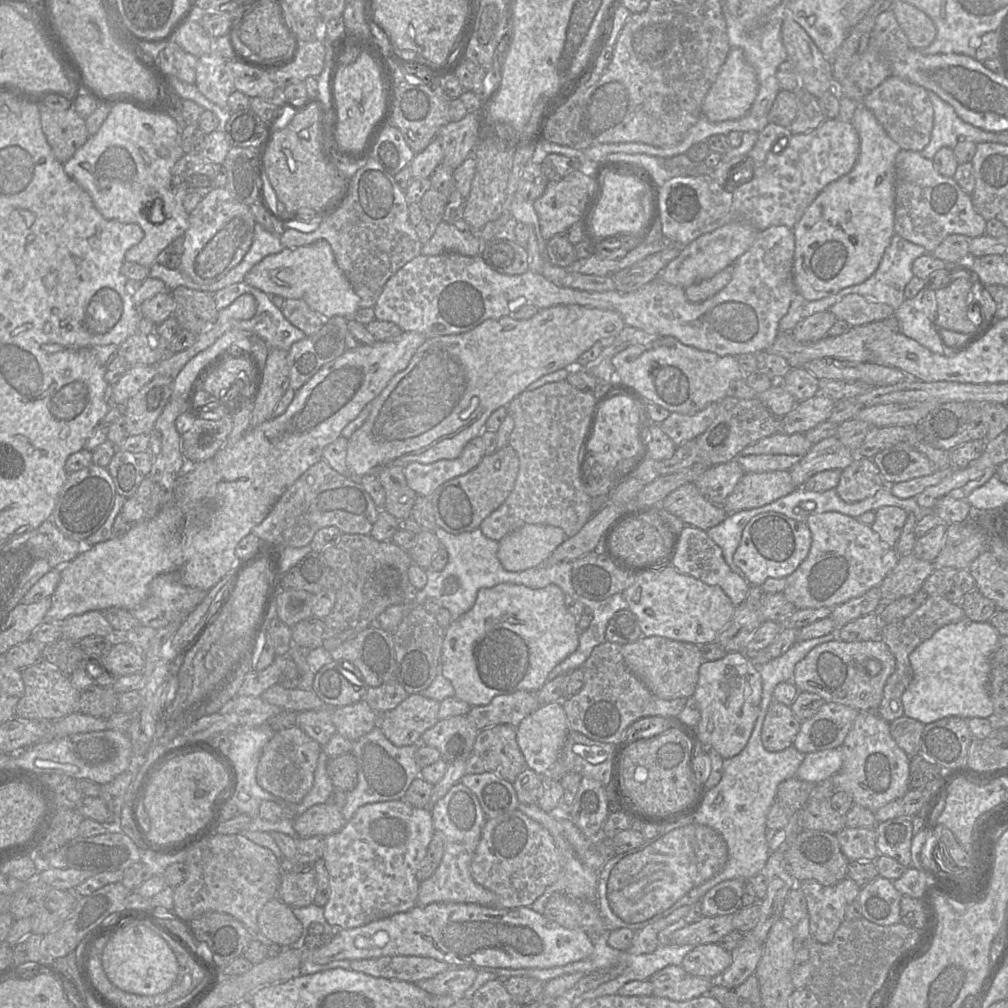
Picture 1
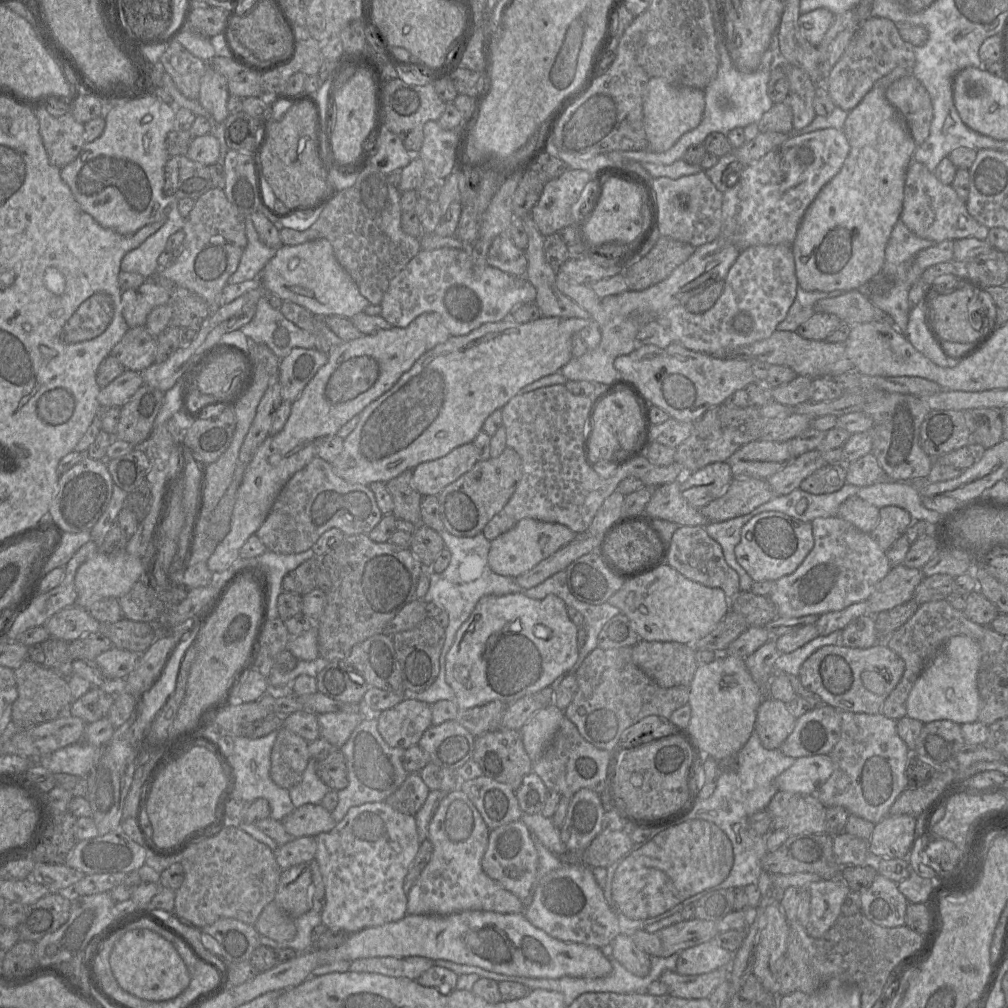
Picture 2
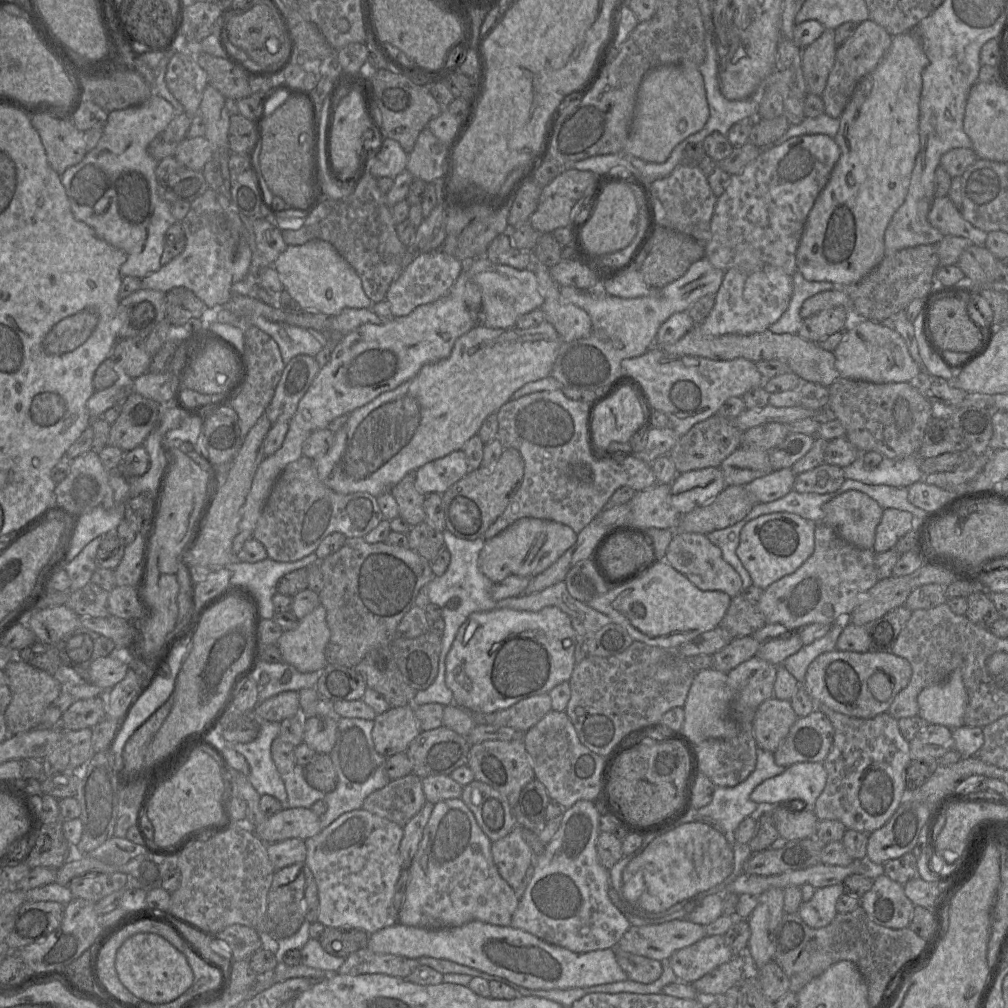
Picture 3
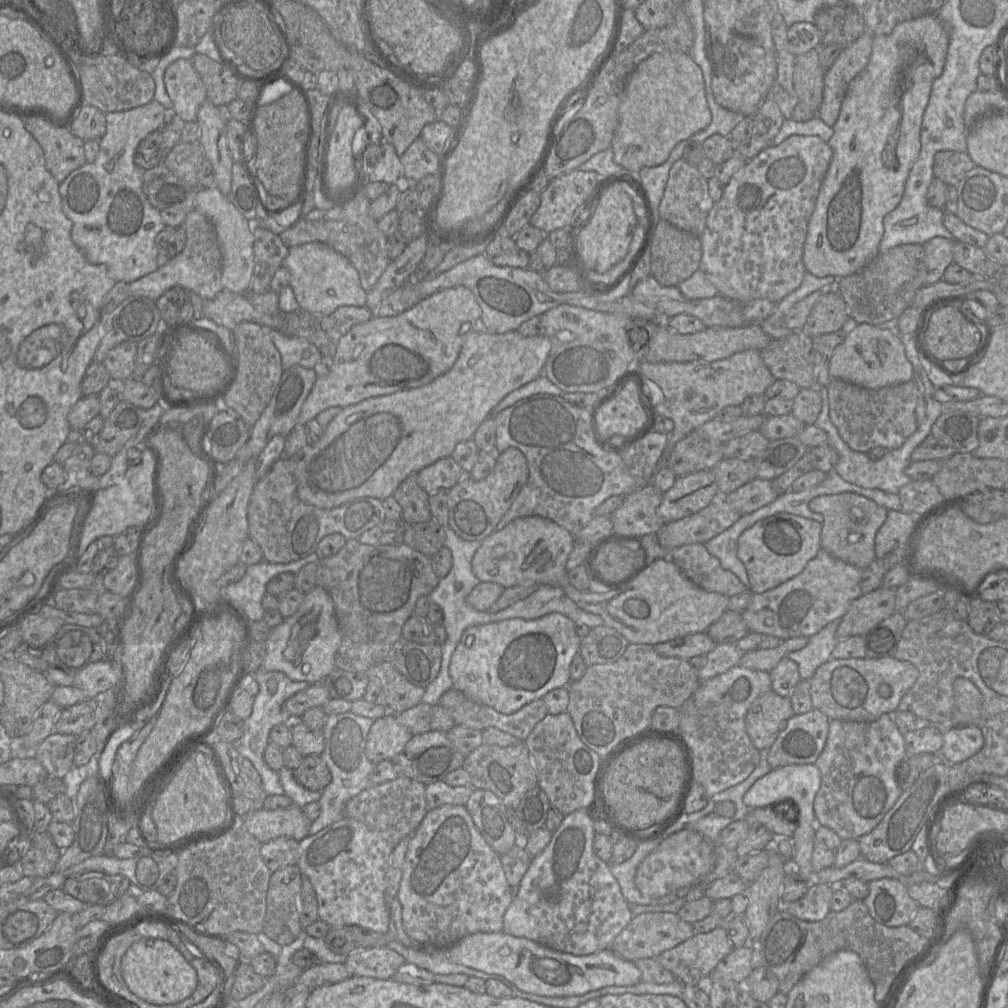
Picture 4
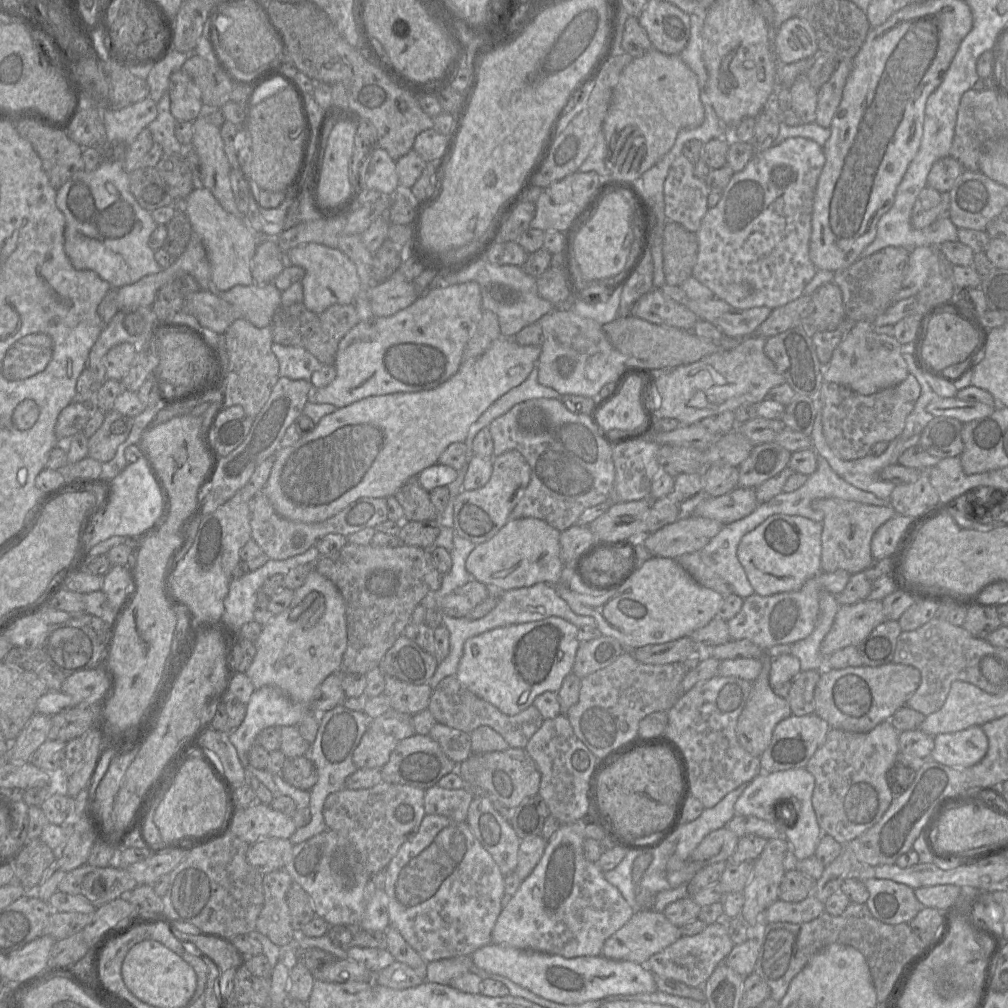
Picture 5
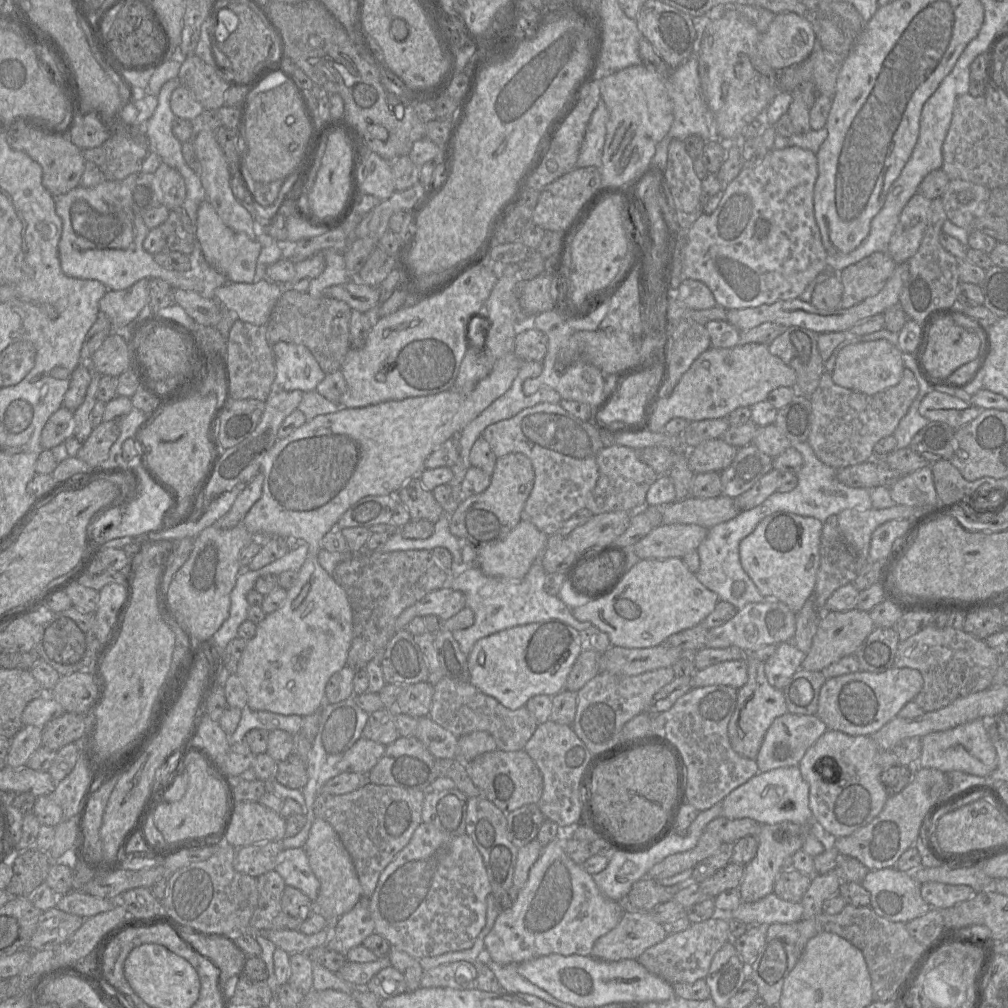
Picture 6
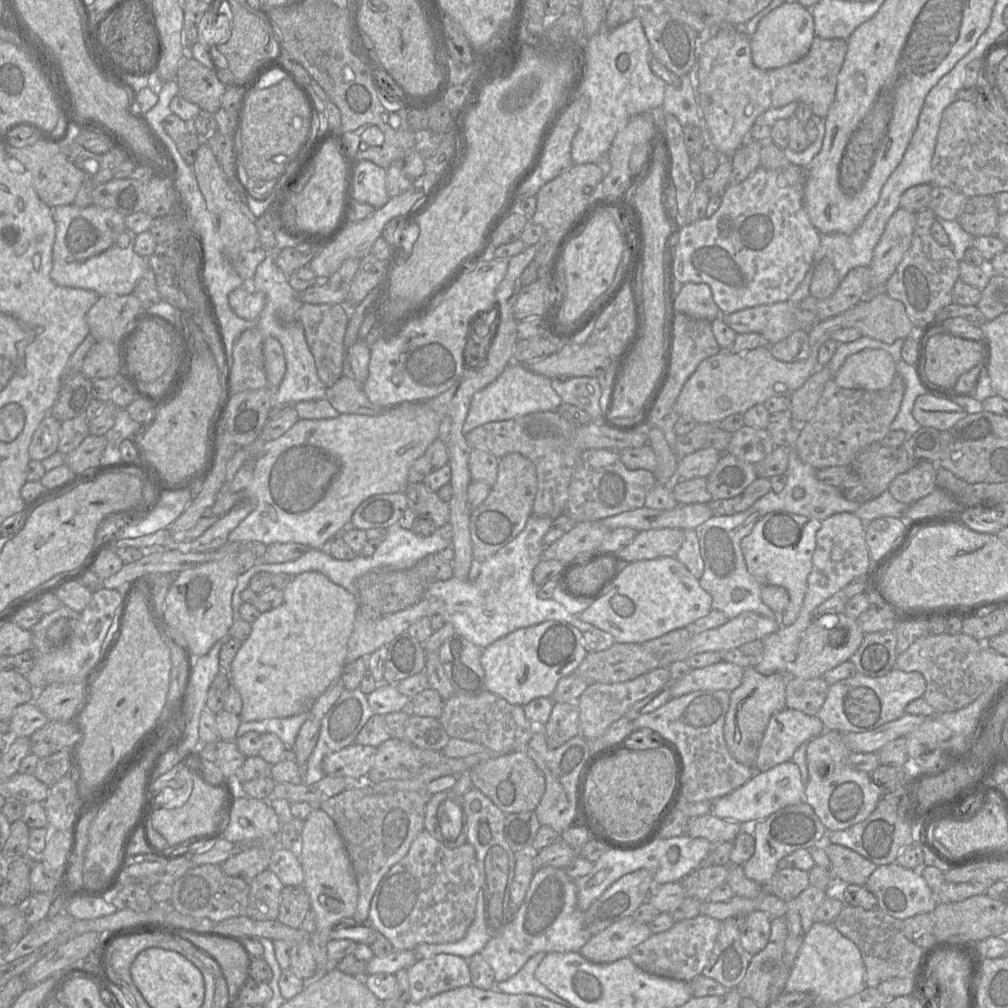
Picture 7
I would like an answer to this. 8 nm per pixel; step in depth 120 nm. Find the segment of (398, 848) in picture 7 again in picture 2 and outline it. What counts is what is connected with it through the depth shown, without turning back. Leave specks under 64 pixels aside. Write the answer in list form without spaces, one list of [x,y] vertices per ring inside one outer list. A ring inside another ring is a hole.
[[[410,773],[385,802],[399,812],[414,816],[424,805],[429,792],[419,773]]]

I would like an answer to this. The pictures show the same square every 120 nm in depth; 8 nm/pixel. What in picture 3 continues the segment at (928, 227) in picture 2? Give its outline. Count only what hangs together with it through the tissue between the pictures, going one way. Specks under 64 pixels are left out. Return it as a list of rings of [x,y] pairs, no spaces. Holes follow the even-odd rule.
[[[948,195],[935,197],[928,220],[944,236],[965,237],[976,246],[986,244],[988,233],[967,221]]]

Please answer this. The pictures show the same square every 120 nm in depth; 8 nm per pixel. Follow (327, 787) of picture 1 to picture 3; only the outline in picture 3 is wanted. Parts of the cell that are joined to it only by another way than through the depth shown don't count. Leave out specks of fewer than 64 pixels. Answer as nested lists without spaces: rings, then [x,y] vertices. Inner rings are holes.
[[[296,765],[292,771],[281,777],[285,784],[290,808],[310,808],[316,801],[324,799],[326,795],[307,783],[303,766]]]

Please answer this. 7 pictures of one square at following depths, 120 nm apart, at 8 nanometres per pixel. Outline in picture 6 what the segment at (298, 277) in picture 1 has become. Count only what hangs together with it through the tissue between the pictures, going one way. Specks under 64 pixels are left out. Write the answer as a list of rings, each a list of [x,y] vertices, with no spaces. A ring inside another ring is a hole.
[[[320,251],[325,259],[325,269],[317,277],[310,280],[308,294],[312,297],[326,297],[323,292],[326,288],[343,284],[353,280],[346,270],[342,251]]]

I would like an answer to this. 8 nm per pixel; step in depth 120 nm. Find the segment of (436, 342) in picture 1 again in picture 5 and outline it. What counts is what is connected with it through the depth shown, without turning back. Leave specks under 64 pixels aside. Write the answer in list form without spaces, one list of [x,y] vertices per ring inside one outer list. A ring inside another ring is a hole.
[[[500,337],[499,339],[495,340],[494,343],[489,347],[487,351],[485,351],[481,356],[477,357],[476,359],[468,359],[463,361],[463,354],[462,354],[462,363],[458,369],[458,371],[447,381],[439,385],[438,387],[431,389],[431,390],[425,390],[425,391],[419,391],[419,392],[397,392],[393,394],[386,394],[386,395],[380,395],[380,396],[370,396],[364,399],[361,399],[359,401],[356,401],[348,406],[338,408],[333,413],[330,413],[328,415],[325,415],[321,418],[321,420],[316,424],[315,428],[305,436],[303,436],[299,441],[297,441],[295,444],[279,449],[277,453],[274,455],[275,461],[270,473],[270,476],[268,478],[268,481],[266,482],[265,486],[262,488],[262,491],[265,493],[265,495],[268,497],[272,507],[278,513],[280,516],[284,517],[285,519],[288,519],[290,521],[294,522],[303,522],[303,523],[319,523],[327,520],[328,518],[336,515],[340,511],[342,511],[344,508],[346,508],[348,505],[353,503],[354,501],[360,499],[360,498],[388,498],[390,496],[395,496],[395,493],[398,491],[398,489],[411,477],[417,477],[424,469],[438,463],[438,459],[440,455],[445,451],[445,449],[452,443],[456,442],[464,442],[470,426],[478,420],[478,418],[501,396],[503,396],[505,393],[507,393],[509,390],[511,390],[514,387],[519,386],[522,382],[524,382],[531,371],[533,370],[534,366],[536,366],[536,362],[538,361],[538,358],[541,353],[541,346],[522,346],[518,344],[516,341],[514,341],[513,338],[506,338],[506,337]]]

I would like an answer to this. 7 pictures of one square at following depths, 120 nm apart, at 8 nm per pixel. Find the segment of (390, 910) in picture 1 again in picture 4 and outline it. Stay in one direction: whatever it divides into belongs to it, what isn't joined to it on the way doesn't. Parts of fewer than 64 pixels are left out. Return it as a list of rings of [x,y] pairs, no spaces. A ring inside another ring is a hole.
[[[344,817],[341,820],[323,828],[313,835],[308,835],[299,841],[300,845],[300,858],[297,863],[301,873],[307,876],[314,887],[317,903],[318,903],[318,919],[326,922],[330,927],[332,926],[359,926],[362,928],[370,929],[372,931],[387,934],[389,928],[389,905],[385,900],[385,875],[390,864],[390,857],[394,846],[388,843],[379,832],[376,832],[366,826],[364,823],[355,819]]]

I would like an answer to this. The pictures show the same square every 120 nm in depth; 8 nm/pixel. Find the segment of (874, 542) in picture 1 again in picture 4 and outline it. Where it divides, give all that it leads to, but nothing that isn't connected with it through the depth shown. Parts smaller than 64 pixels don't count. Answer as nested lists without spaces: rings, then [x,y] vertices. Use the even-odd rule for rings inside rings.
[[[820,549],[804,570],[790,580],[764,593],[754,593],[742,617],[750,632],[763,633],[787,640],[810,637],[828,623],[842,618],[853,600],[863,595],[862,570]]]

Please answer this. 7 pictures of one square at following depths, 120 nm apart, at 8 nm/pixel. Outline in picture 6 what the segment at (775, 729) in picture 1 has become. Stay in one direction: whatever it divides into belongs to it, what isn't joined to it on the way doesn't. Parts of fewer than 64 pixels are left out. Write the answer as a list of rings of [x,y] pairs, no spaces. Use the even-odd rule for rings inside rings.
[[[747,658],[748,681],[737,689],[737,702],[728,724],[728,736],[731,746],[739,755],[756,759],[764,736],[773,721],[788,712],[782,690],[774,688],[767,680],[765,662],[756,658]]]

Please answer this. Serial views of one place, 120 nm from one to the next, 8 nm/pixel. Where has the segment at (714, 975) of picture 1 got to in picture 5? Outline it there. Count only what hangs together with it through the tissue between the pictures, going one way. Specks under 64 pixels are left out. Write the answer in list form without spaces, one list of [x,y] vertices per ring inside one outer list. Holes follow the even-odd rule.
[[[721,920],[708,924],[702,932],[696,935],[682,935],[673,944],[651,956],[646,967],[654,976],[677,980],[690,987],[702,987],[733,947],[734,943],[729,937],[726,920]]]

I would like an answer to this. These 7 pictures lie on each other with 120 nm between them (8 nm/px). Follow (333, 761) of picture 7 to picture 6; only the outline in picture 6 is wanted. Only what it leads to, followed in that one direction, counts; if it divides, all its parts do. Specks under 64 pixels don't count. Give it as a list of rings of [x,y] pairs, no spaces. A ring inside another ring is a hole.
[[[361,737],[337,763],[341,773],[358,773],[368,775],[385,753],[386,746]]]

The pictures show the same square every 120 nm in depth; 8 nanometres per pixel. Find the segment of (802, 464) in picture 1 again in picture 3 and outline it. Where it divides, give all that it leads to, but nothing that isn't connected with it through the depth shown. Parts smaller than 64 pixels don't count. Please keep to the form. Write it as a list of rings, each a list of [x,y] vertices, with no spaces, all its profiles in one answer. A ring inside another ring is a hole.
[[[792,468],[773,470],[771,473],[750,482],[746,488],[757,503],[773,502],[794,489],[796,476]]]

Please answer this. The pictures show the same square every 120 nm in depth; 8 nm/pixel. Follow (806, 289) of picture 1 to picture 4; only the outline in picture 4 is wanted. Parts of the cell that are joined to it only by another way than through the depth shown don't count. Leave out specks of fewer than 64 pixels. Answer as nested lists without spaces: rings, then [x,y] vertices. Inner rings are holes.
[[[937,14],[897,24],[891,33],[875,35],[866,67],[850,82],[839,118],[828,141],[833,157],[822,181],[804,243],[803,263],[816,277],[852,275],[880,254],[884,218],[901,202],[910,170],[921,151],[923,115],[933,81],[944,69],[949,33]]]

